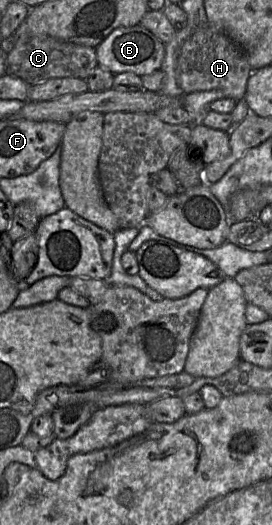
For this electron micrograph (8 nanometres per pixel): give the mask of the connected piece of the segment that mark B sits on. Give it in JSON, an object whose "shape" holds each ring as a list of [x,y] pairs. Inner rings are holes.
{"shape":[[[141,24],[118,27],[96,46],[96,56],[98,64],[113,73],[130,71],[143,76],[161,69],[165,44]]]}

